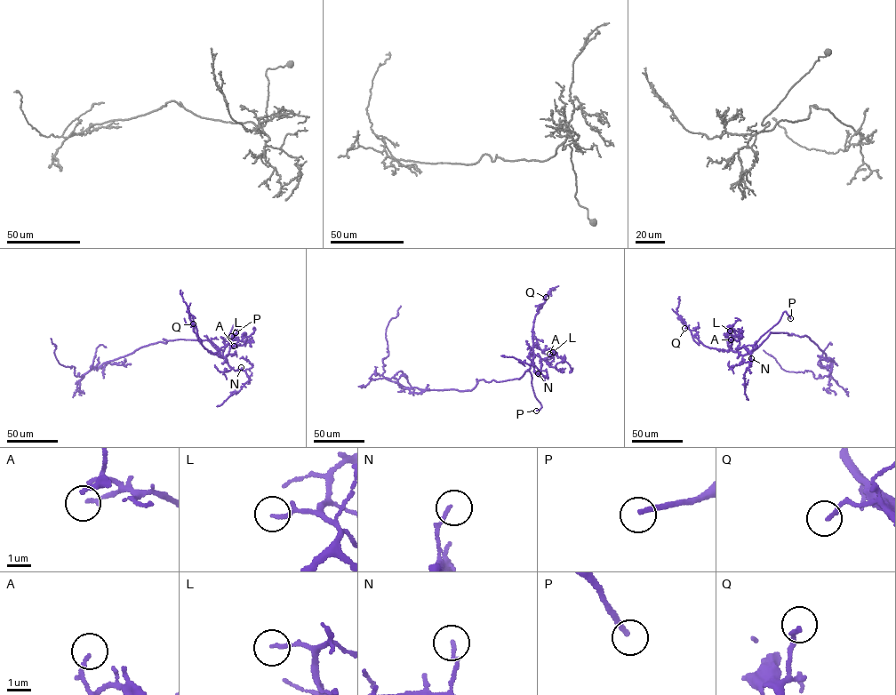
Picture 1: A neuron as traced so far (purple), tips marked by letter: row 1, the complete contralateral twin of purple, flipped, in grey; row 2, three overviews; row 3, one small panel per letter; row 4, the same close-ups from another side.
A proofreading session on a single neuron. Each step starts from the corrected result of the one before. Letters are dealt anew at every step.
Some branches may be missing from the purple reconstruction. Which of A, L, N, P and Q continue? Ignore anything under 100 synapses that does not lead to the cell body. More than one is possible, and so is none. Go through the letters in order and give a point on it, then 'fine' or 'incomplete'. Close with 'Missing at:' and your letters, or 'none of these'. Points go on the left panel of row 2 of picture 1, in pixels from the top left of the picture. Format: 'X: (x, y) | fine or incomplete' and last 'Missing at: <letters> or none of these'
A: (234, 346) | fine
L: (231, 336) | fine
N: (241, 367) | fine
P: (236, 332) | incomplete
Q: (193, 323) | fine
Missing at: P

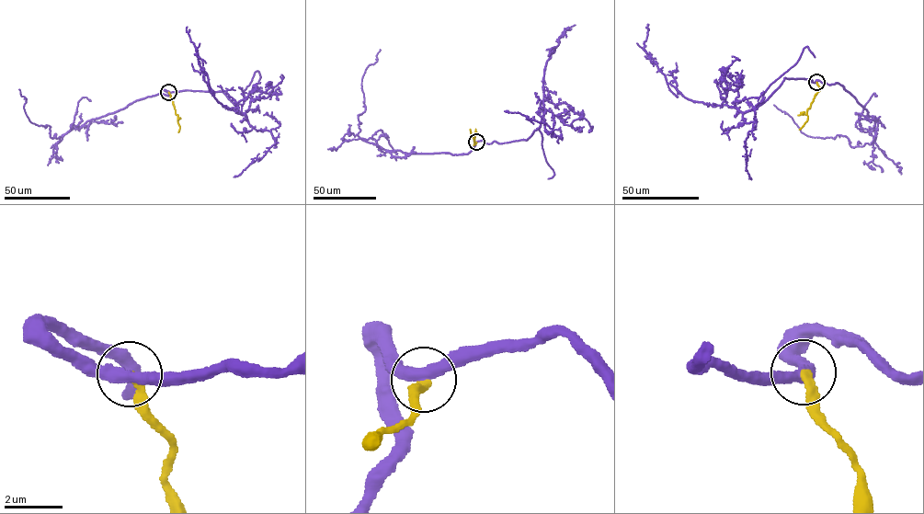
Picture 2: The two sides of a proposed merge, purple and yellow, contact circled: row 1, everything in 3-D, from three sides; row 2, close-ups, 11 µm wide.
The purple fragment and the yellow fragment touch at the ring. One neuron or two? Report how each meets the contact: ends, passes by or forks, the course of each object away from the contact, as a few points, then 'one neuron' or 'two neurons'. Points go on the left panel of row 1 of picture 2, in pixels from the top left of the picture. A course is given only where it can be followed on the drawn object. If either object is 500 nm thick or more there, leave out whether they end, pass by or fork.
purple passes by; yellow ends; course purple (168, 92), (222, 91), (245, 114), (246, 119), (245, 115), (228, 108), (214, 97), (187, 27); course yellow (168, 92), (177, 116), (178, 131); two neurons

